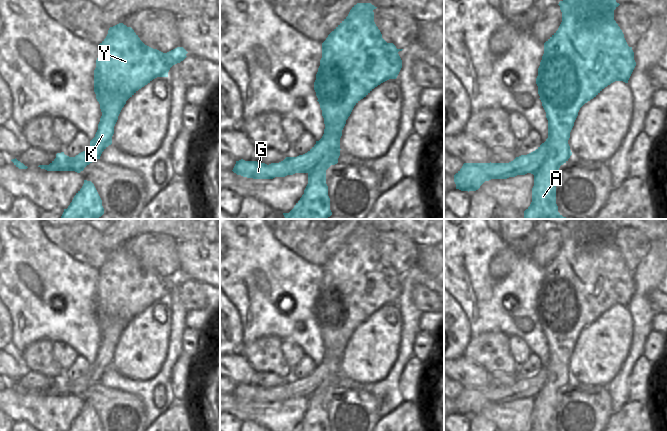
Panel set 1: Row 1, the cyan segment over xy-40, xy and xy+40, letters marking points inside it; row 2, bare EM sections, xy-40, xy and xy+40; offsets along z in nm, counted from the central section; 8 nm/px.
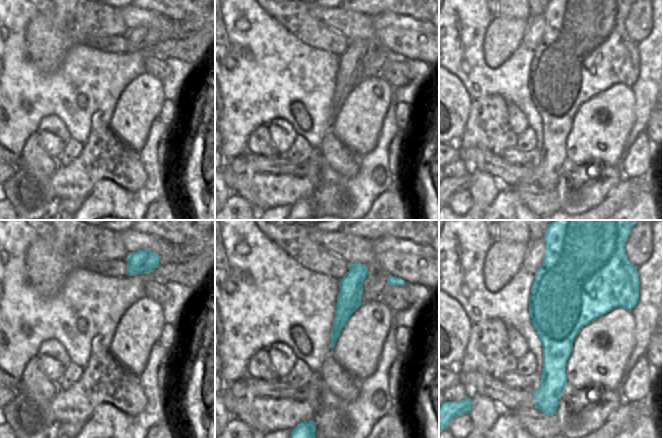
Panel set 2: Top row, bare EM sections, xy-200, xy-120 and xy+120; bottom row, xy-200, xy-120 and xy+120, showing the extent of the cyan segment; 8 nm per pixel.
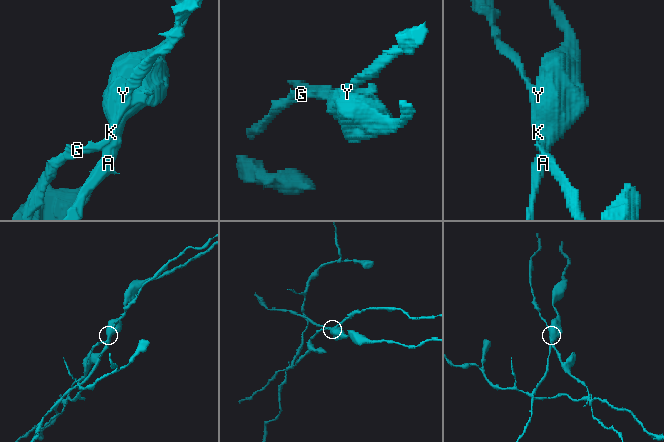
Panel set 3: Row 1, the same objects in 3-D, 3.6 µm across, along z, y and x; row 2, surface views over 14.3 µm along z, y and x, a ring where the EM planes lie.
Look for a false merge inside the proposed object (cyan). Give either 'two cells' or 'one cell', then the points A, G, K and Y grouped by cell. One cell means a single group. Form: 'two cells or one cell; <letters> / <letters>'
two cells; A Y / G K

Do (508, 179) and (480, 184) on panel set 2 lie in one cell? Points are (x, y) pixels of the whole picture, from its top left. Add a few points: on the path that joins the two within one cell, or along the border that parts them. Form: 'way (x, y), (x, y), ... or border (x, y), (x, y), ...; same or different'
border (478, 170), (490, 173), (501, 186); different

